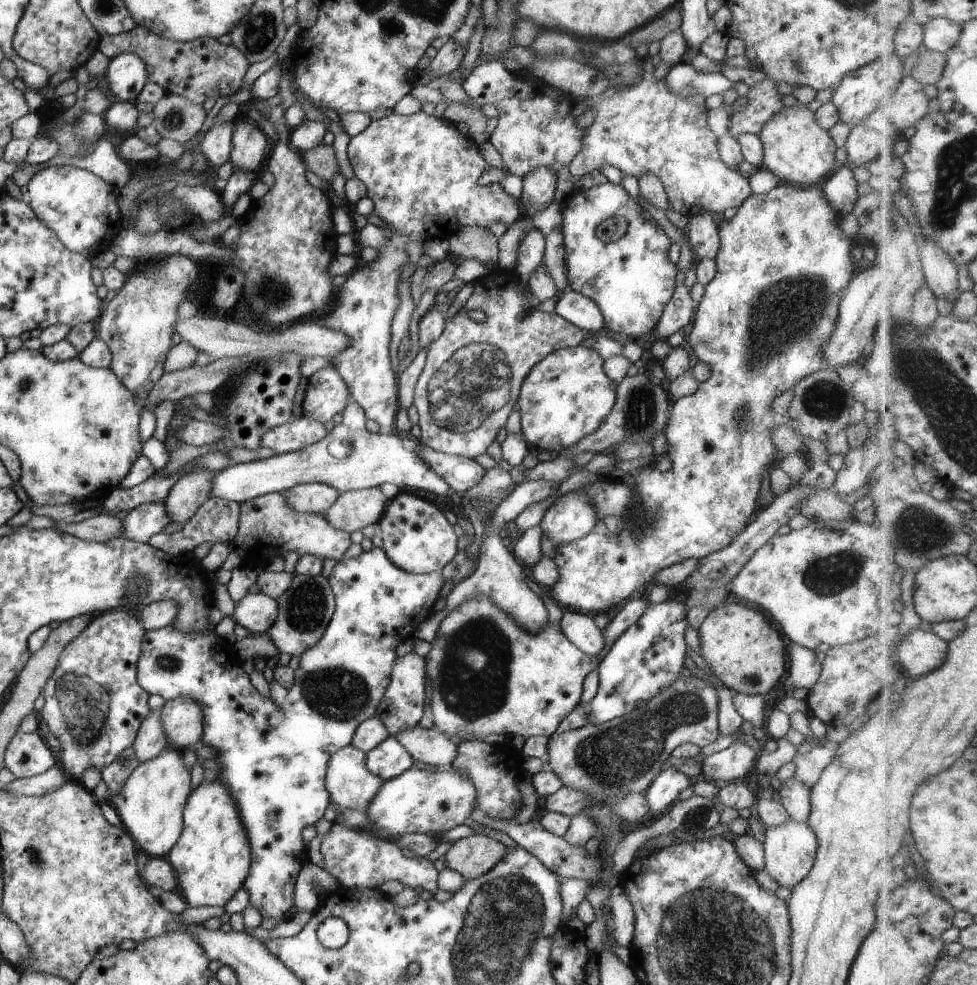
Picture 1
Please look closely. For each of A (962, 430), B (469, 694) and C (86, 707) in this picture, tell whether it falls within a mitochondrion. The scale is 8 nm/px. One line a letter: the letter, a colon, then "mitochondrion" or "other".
A: mitochondrion
B: mitochondrion
C: mitochondrion

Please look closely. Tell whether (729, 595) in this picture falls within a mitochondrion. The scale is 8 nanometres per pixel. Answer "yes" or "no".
no

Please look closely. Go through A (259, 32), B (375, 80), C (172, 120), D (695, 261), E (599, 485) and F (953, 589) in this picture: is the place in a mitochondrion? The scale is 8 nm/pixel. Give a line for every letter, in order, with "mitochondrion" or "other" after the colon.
A: mitochondrion
B: other
C: mitochondrion
D: other
E: other
F: other

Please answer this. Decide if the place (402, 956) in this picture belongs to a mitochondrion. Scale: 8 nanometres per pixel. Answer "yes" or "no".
no

